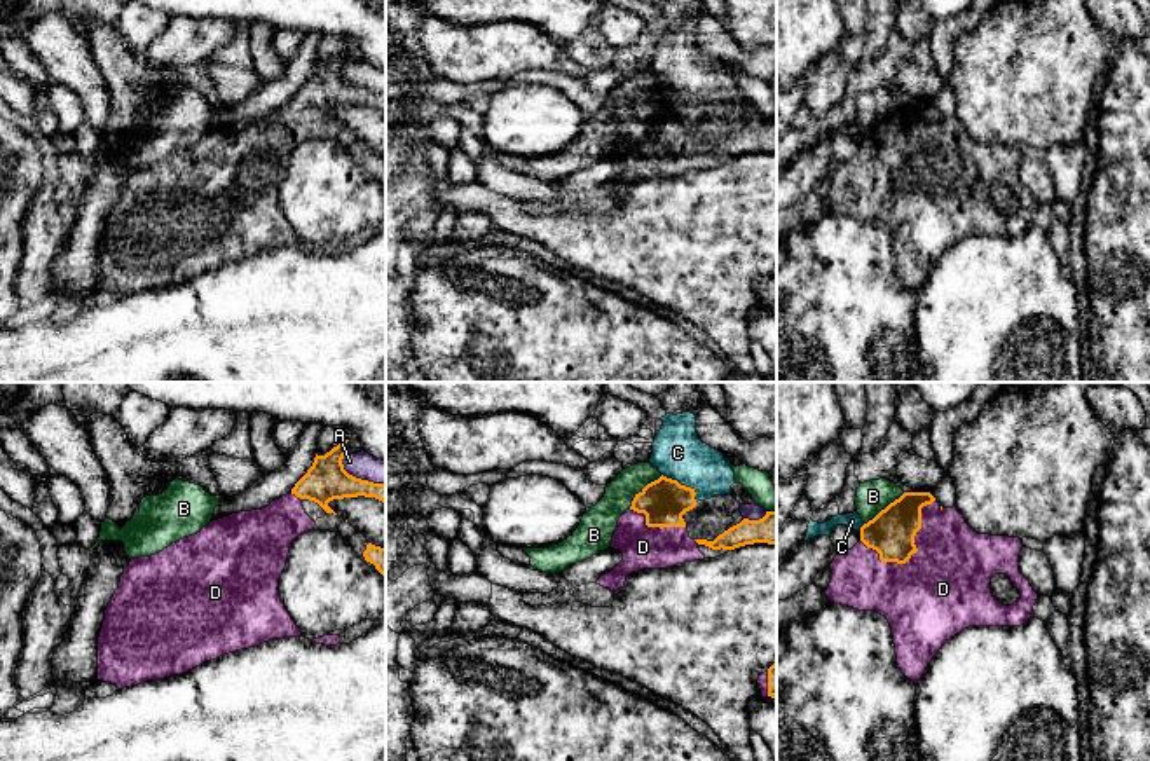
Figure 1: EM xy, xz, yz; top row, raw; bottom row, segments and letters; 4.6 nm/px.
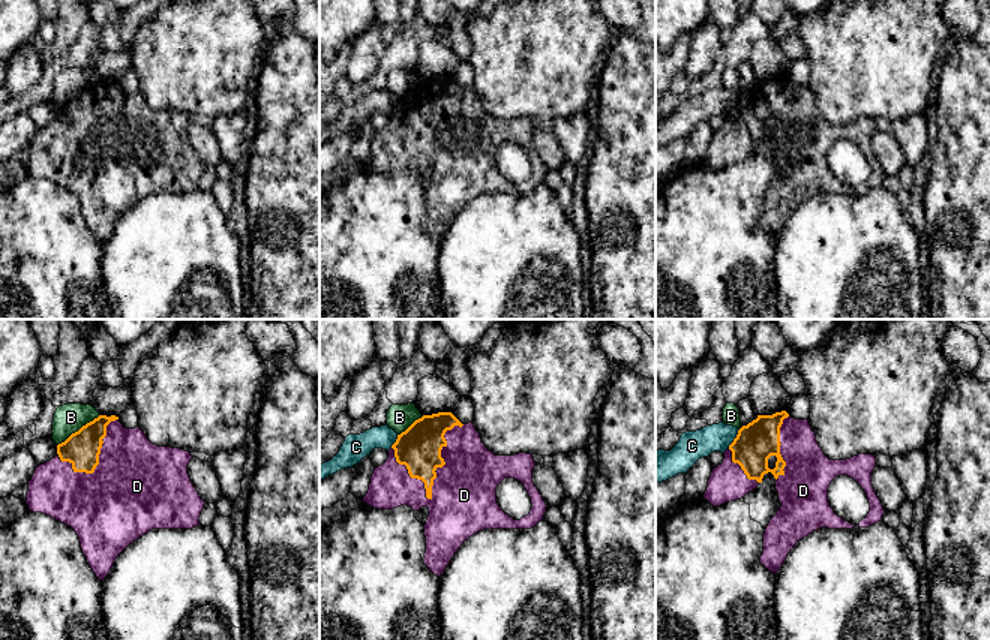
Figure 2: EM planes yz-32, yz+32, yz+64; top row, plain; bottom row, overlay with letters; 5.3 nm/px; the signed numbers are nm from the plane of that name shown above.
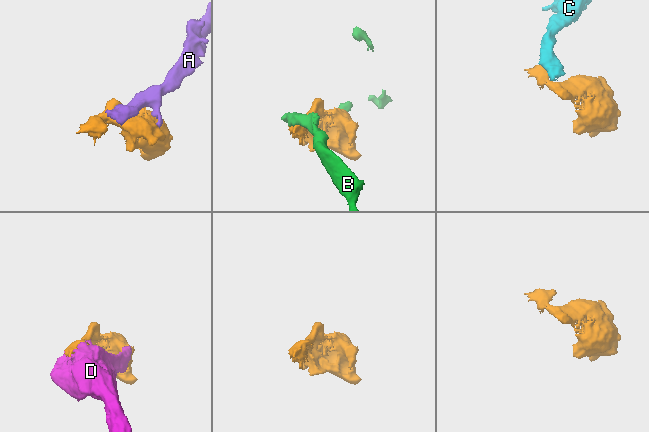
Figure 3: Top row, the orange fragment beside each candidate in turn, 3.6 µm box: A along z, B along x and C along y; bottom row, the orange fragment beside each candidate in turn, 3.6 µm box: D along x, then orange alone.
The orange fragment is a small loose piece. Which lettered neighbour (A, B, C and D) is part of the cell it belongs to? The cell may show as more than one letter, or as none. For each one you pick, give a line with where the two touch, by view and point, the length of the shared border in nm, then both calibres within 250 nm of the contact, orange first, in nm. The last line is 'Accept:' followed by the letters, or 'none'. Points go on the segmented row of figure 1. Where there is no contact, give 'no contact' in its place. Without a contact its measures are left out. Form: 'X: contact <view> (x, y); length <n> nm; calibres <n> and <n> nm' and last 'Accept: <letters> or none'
D: contact yz (913, 552); length 400 nm; calibres 220 and 420 nm
Accept: D

